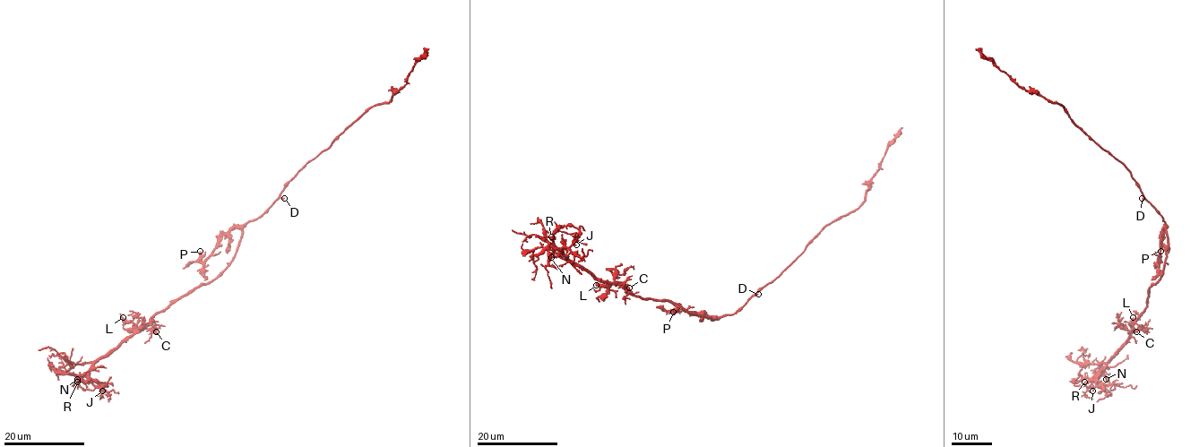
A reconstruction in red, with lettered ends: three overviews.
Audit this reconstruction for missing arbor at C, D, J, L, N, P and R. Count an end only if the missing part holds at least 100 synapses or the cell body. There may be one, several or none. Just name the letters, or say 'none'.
R

